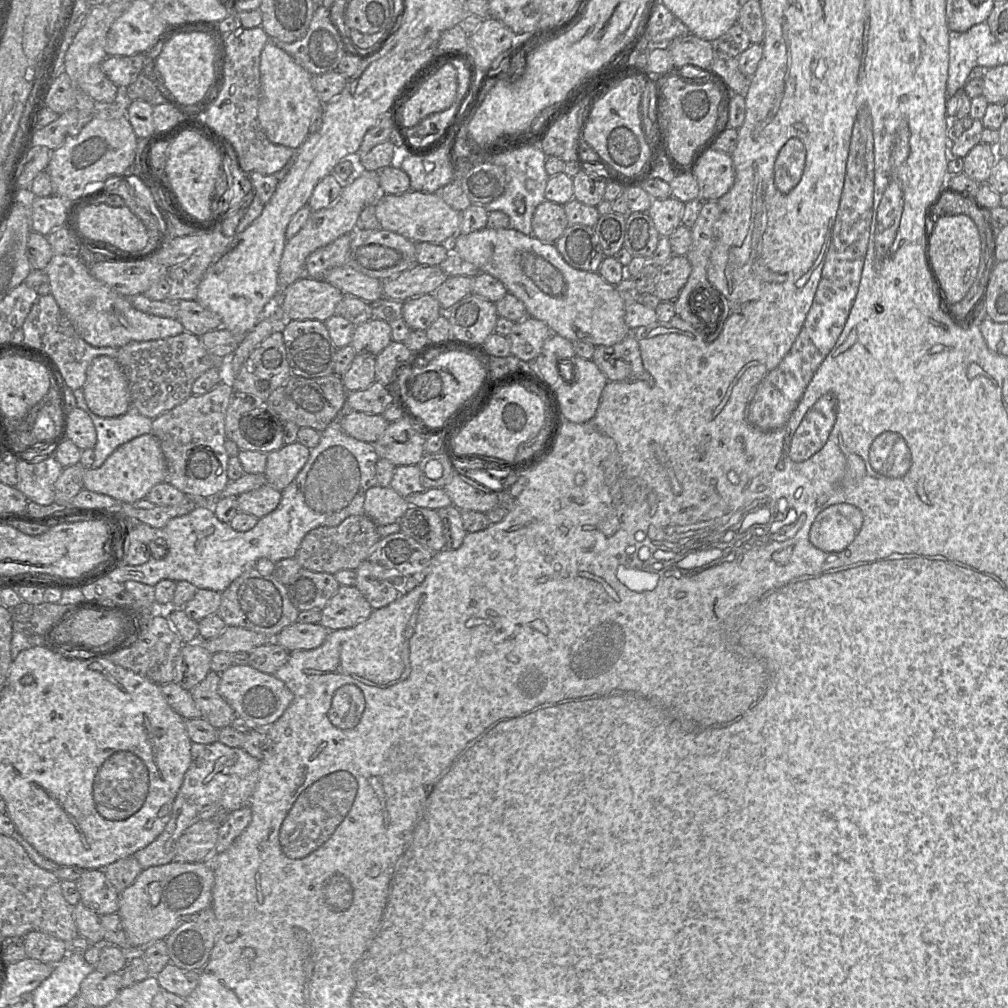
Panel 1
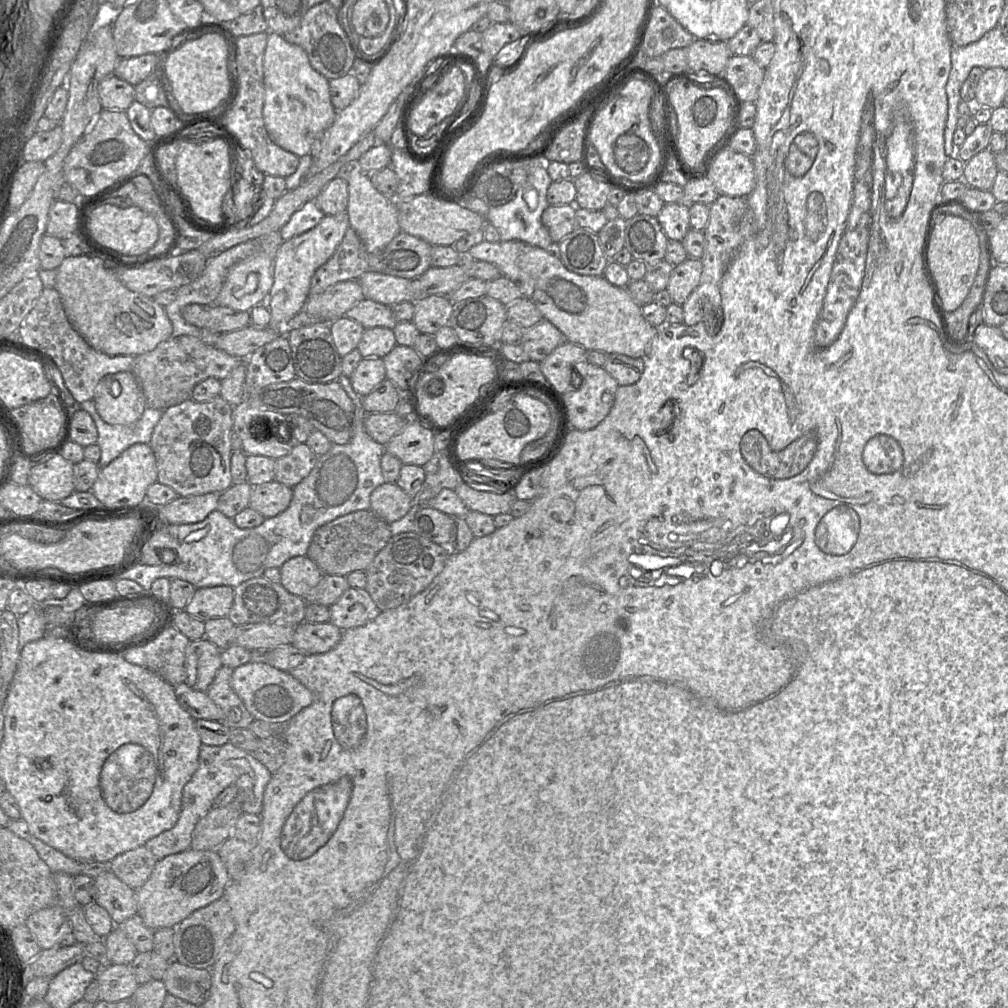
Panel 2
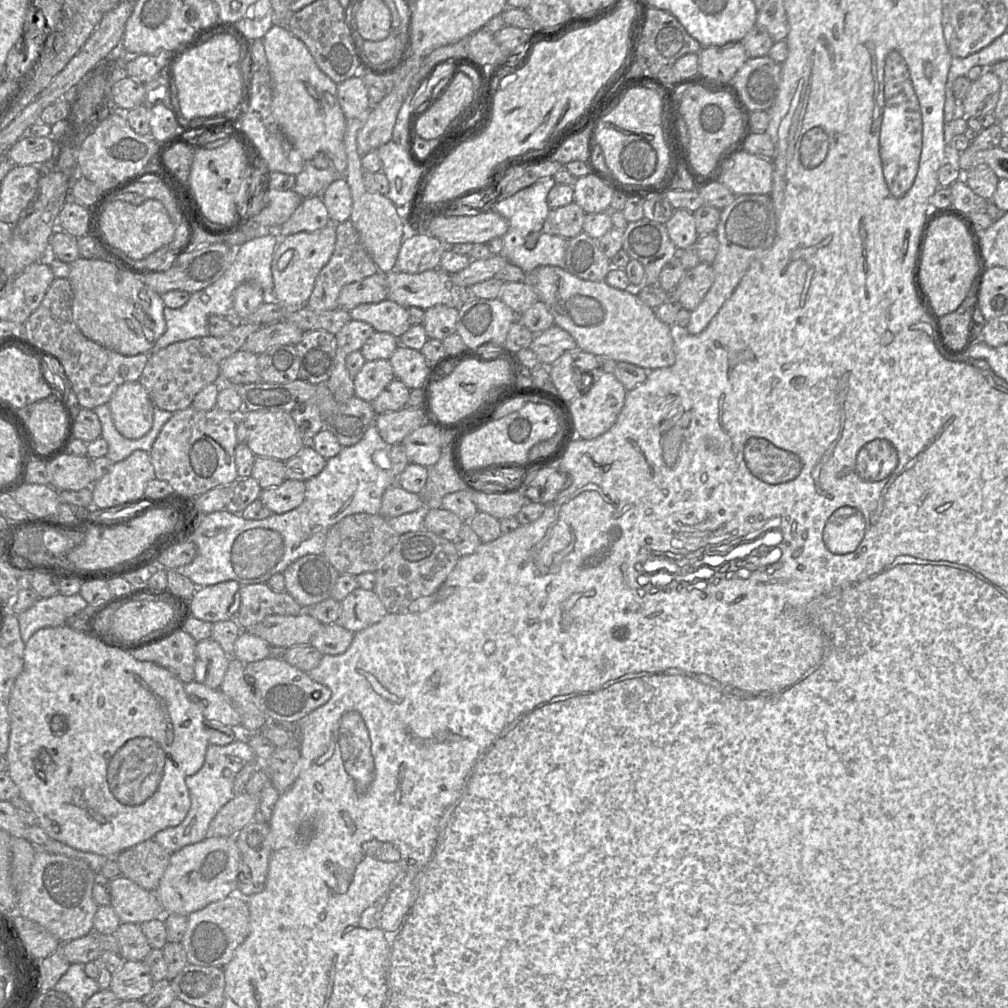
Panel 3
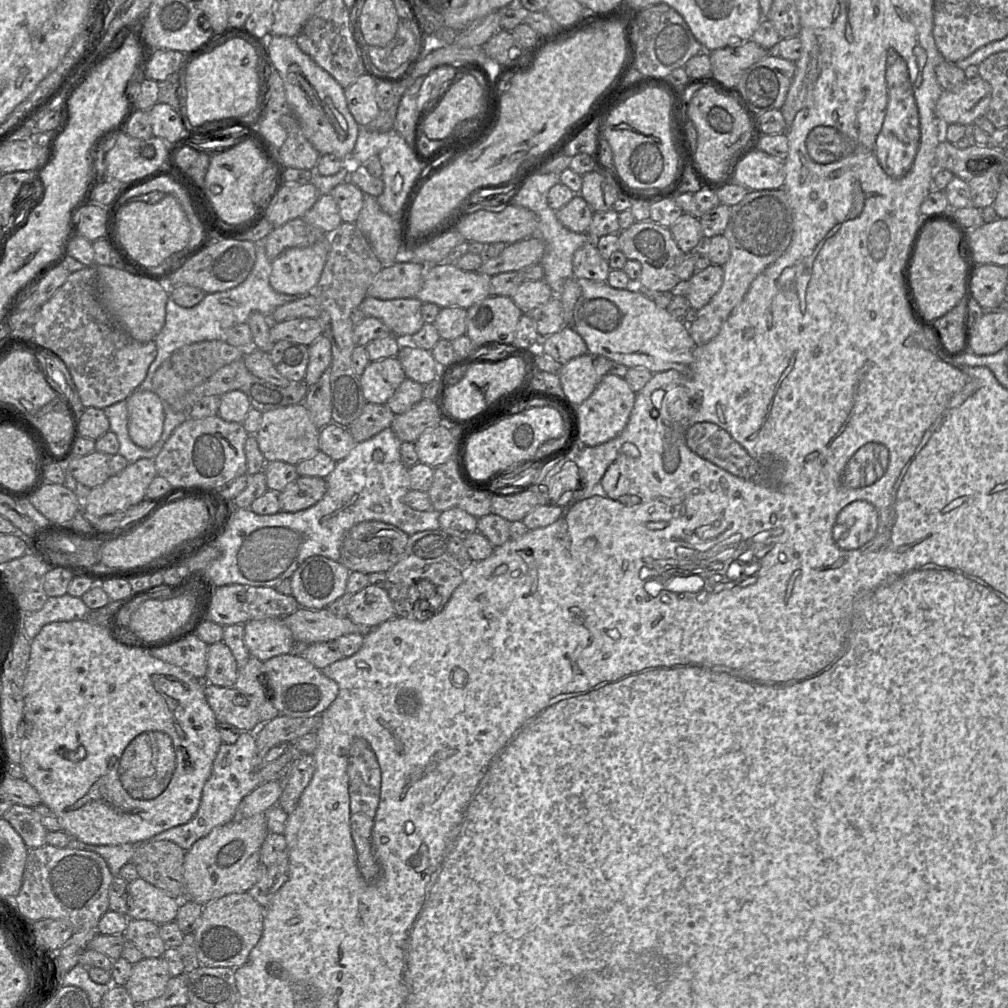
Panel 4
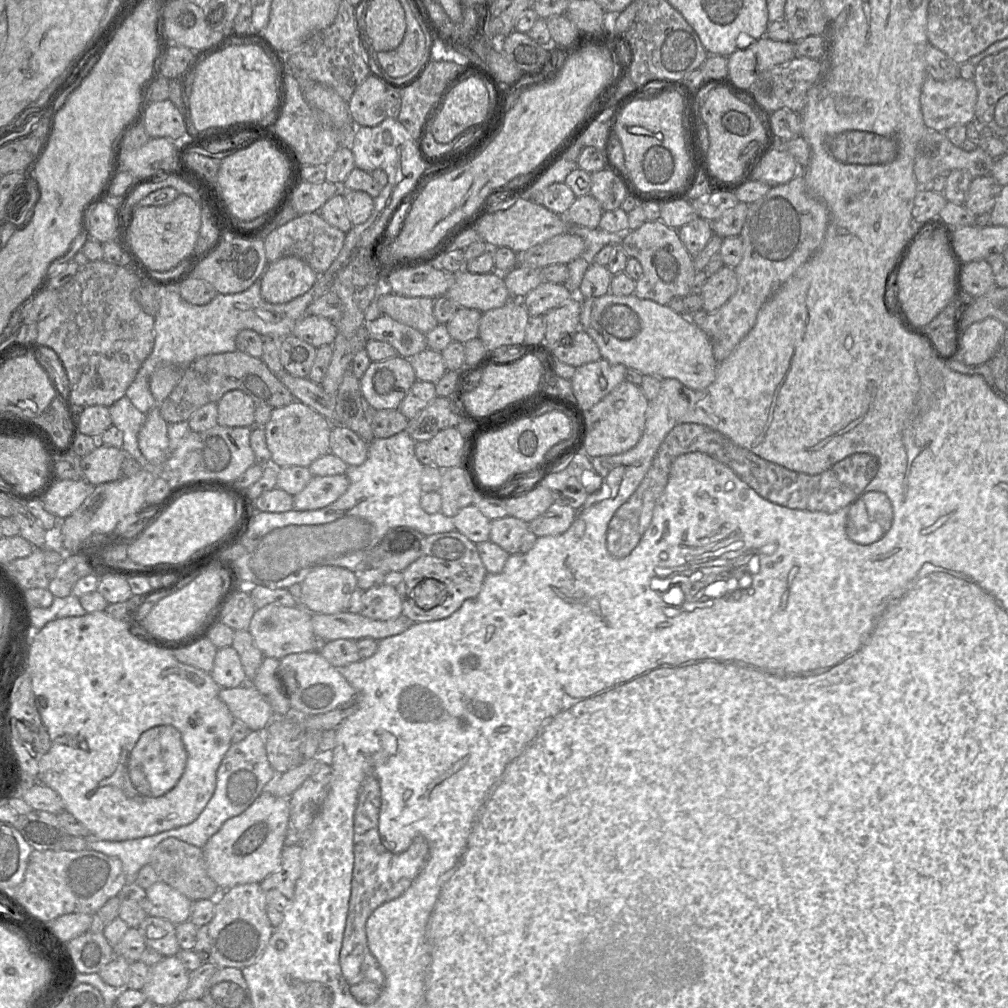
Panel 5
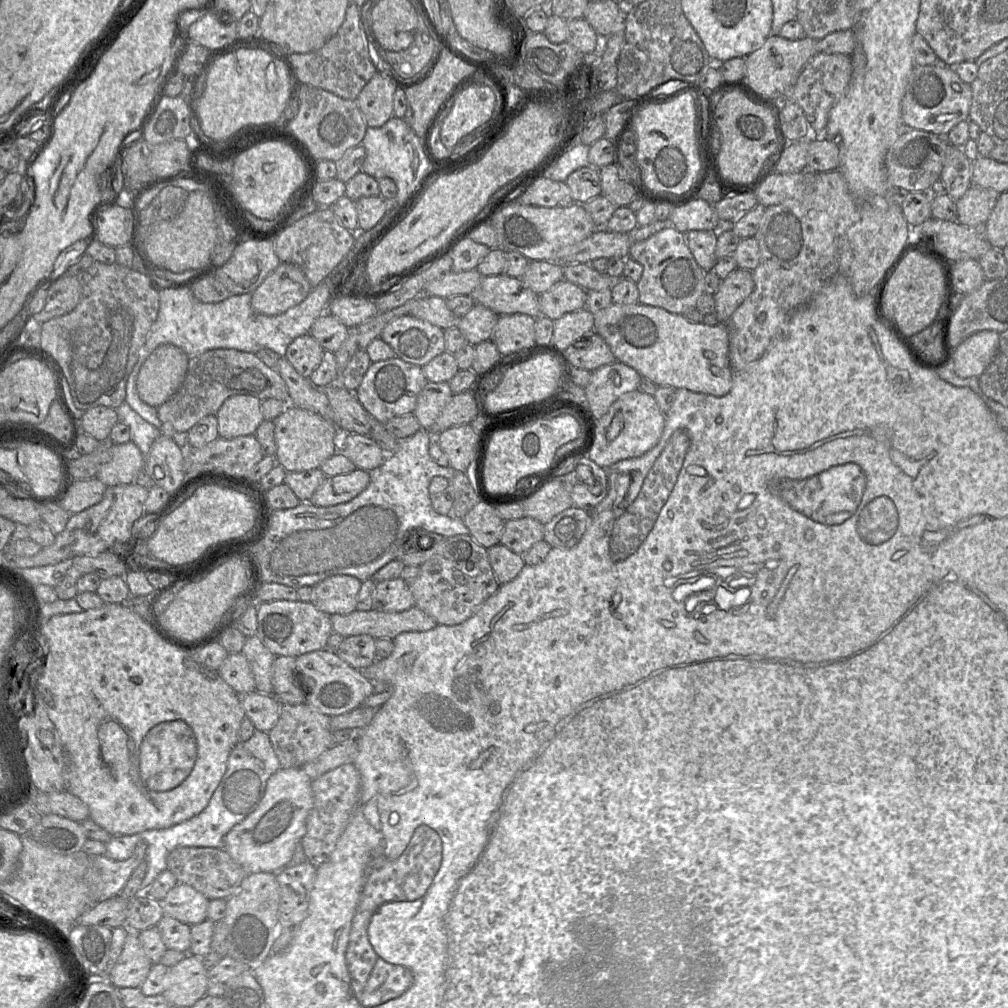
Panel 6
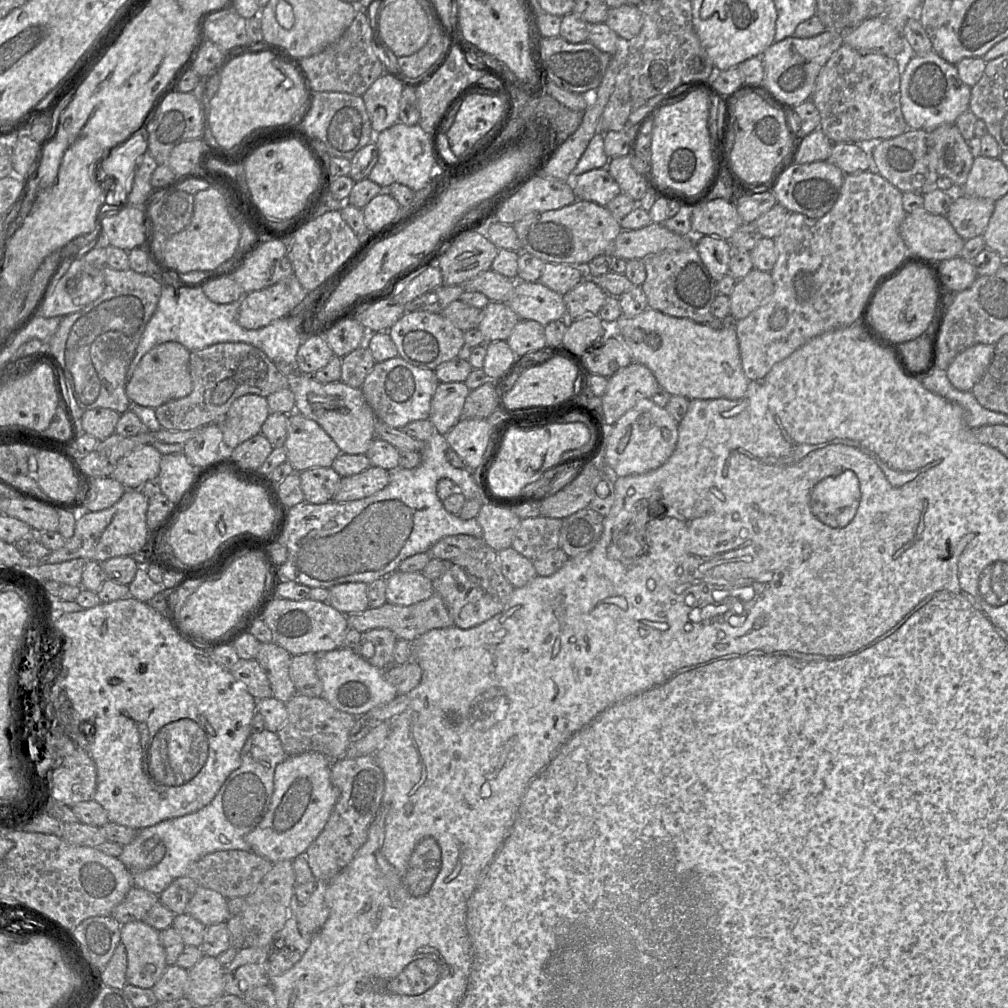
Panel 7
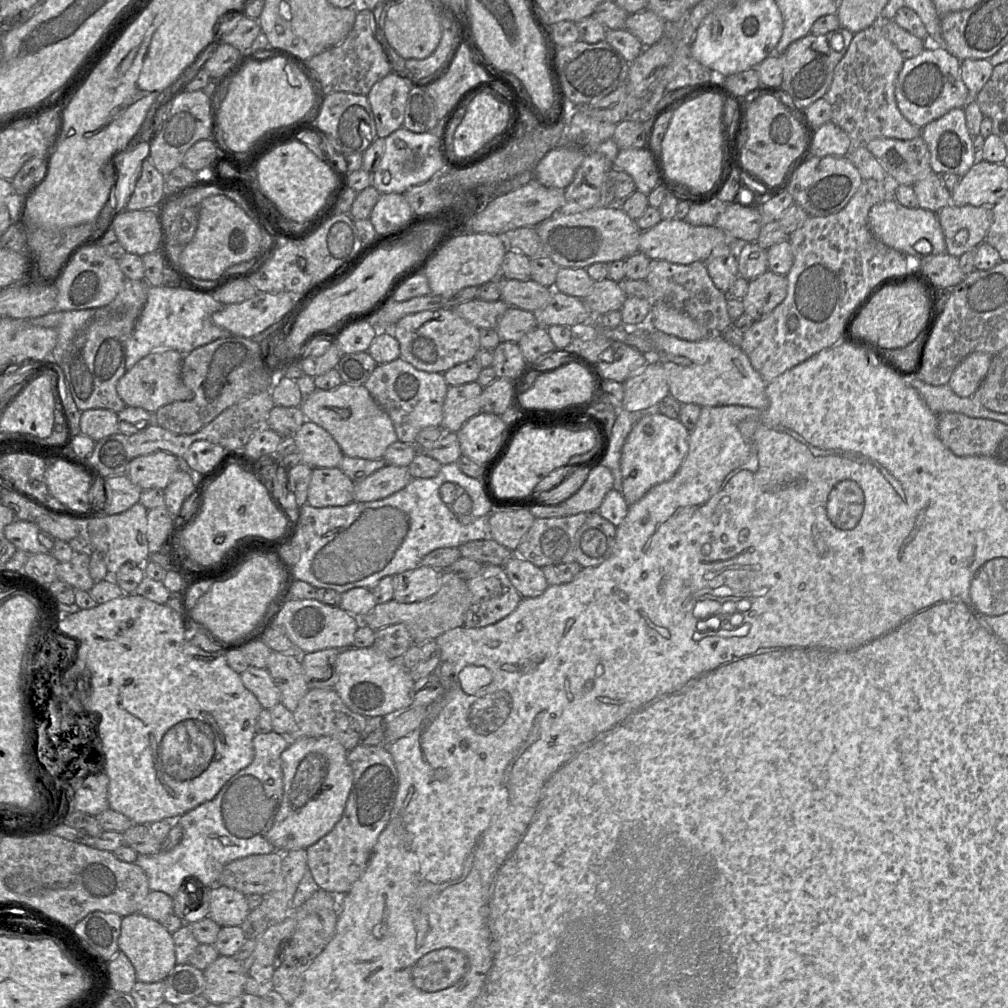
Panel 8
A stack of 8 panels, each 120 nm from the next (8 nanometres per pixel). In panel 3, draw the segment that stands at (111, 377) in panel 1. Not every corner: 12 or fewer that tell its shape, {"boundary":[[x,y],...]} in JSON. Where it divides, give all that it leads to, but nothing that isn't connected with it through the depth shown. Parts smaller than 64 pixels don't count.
{"boundary":[[139,381],[118,386],[108,404],[125,438],[150,431],[155,406]]}

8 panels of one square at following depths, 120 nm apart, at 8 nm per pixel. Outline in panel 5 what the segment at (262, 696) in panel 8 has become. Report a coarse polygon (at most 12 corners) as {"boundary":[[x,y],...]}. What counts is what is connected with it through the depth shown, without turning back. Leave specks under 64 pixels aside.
{"boundary":[[232,646],[217,650],[210,674],[220,688],[246,683]]}

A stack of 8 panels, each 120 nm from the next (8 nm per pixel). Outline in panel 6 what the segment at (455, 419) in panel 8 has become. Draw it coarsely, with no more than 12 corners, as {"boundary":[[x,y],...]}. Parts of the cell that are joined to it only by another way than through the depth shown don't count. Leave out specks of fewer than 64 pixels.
{"boundary":[[427,382],[413,415],[431,430],[454,393],[448,382]]}

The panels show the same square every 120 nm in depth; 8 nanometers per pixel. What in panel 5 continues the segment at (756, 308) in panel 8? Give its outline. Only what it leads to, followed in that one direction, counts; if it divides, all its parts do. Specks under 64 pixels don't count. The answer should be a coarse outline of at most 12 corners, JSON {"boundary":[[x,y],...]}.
{"boundary":[[729,266],[708,276],[701,293],[709,314],[737,290]]}

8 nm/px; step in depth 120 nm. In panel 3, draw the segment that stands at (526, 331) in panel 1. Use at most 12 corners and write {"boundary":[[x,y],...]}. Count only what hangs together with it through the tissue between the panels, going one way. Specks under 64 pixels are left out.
{"boundary":[[557,325],[535,334],[529,347],[544,366],[578,348]]}

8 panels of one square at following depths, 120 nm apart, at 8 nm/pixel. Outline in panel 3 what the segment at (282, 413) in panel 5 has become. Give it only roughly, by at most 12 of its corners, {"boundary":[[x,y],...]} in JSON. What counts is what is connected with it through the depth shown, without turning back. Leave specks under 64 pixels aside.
{"boundary":[[244,411],[255,456],[285,462],[307,444],[288,411]]}

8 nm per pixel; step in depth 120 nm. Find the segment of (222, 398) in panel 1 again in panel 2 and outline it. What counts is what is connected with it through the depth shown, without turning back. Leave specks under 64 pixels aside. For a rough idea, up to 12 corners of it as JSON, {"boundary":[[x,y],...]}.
{"boundary":[[232,408],[164,410],[149,443],[178,496],[227,490]]}

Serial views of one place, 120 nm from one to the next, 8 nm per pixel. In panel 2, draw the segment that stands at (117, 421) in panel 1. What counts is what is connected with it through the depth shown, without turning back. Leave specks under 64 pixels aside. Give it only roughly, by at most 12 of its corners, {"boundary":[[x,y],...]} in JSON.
{"boundary":[[93,400],[80,407],[97,427],[100,469],[133,444],[149,444],[163,413],[146,407],[136,422],[111,425]]}

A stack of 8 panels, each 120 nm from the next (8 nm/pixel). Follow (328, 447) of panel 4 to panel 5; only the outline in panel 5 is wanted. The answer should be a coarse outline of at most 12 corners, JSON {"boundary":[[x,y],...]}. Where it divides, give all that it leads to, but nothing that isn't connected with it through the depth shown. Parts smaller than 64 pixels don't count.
{"boundary":[[333,425],[330,452],[348,466],[359,466],[368,444],[353,430]]}

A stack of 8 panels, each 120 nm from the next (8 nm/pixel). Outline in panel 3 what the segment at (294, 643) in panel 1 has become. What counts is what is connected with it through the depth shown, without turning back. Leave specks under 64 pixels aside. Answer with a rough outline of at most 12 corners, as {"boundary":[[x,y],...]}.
{"boundary":[[325,624],[310,644],[323,655],[340,655],[354,632]]}

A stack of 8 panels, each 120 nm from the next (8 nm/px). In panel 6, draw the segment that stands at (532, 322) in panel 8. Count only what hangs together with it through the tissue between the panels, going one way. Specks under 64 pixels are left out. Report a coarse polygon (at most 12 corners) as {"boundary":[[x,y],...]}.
{"boundary":[[475,304],[457,327],[469,344],[491,338],[499,315]]}

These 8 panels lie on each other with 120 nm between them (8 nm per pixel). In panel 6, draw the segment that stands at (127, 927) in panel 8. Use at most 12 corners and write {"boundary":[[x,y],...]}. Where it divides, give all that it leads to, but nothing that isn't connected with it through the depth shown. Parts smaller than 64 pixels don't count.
{"boundary":[[129,931],[110,971],[116,988],[140,988],[152,967]]}

